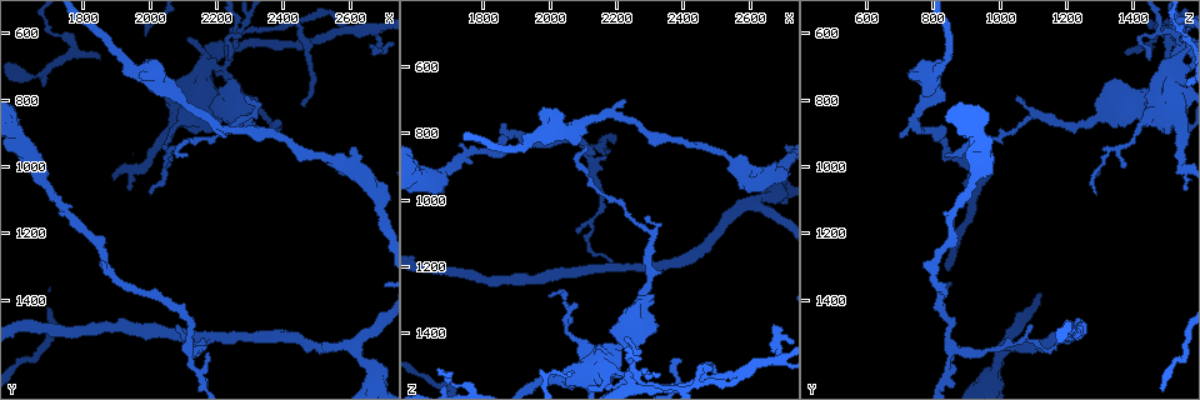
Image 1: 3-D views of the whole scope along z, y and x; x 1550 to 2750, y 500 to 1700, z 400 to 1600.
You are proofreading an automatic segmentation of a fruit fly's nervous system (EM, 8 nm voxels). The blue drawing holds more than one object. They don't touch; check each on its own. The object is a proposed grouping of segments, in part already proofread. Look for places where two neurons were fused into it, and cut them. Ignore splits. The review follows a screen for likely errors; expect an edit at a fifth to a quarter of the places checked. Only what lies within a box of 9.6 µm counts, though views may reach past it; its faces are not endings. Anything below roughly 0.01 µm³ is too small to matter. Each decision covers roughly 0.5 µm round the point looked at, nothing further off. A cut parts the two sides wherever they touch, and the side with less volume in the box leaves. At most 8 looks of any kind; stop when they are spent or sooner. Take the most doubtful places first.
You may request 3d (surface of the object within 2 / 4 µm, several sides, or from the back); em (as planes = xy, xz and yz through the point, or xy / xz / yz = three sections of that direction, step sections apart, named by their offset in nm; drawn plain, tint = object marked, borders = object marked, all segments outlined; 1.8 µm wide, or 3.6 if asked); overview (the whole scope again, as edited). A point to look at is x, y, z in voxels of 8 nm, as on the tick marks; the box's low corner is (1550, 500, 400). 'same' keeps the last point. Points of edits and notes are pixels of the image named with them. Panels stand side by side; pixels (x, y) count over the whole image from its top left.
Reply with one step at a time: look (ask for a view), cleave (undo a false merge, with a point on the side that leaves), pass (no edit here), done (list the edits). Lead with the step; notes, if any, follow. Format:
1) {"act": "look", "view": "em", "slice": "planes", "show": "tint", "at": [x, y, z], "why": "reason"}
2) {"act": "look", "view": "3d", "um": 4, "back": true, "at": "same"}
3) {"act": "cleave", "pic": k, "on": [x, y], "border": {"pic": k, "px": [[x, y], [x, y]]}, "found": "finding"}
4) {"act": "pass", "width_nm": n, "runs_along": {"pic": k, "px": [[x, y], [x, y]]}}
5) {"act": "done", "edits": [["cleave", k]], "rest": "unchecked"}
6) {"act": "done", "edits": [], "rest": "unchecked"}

{"act": "look", "view": "3d", "um": 2, "at": [2670, 590, 1480], "why": "sharp bend"}

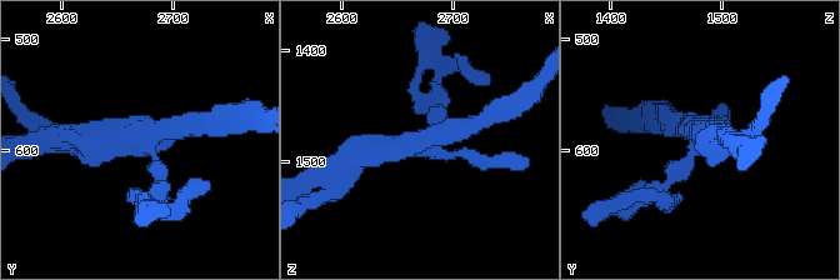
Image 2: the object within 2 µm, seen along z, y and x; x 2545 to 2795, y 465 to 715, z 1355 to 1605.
{"act": "look", "view": "em", "slice": "planes", "show": "tint", "at": [2674, 586, 1482]}

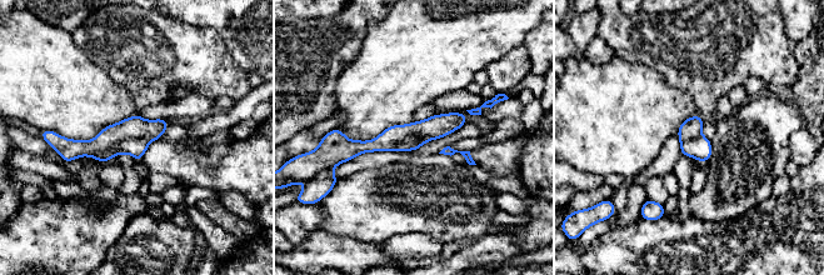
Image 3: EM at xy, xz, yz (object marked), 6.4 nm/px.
{"act": "cleave", "pic": 3, "on": [135, 146], "found": "a second neuron is stuck on"}

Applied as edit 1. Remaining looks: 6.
{"act": "look", "view": "3d", "um": 2, "at": [1680, 1040, 920], "why": "calibre changes"}

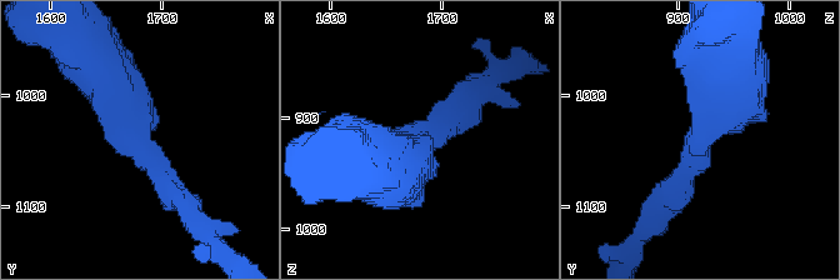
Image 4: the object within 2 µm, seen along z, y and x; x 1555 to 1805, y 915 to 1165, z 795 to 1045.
{"act": "look", "view": "em", "slice": "xz", "step": 8, "show": "tint", "at": [1672, 1036, 922], "why": "need the tissue"}

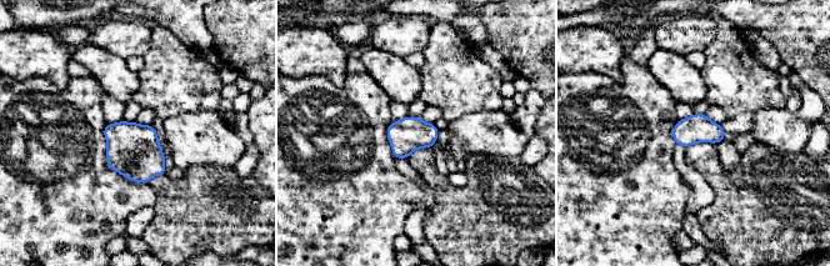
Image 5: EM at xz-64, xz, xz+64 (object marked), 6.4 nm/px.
{"act": "look", "view": "em", "slice": "planes", "show": "borders", "at": "same"}

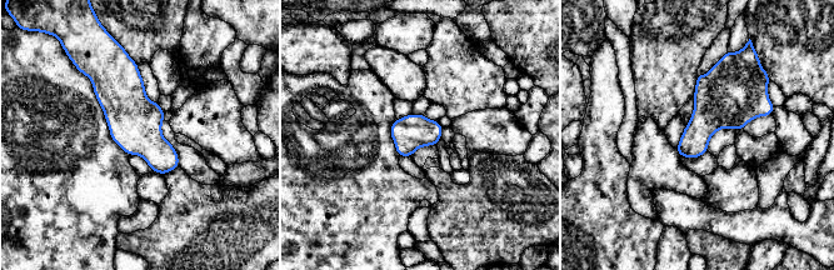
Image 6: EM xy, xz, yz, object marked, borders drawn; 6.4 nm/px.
{"act": "pass", "width_nm": 220, "found": "one neuron here"}

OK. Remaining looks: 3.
{"act": "done", "edits": [["cleave", 3]], "rest": "unchecked"}

